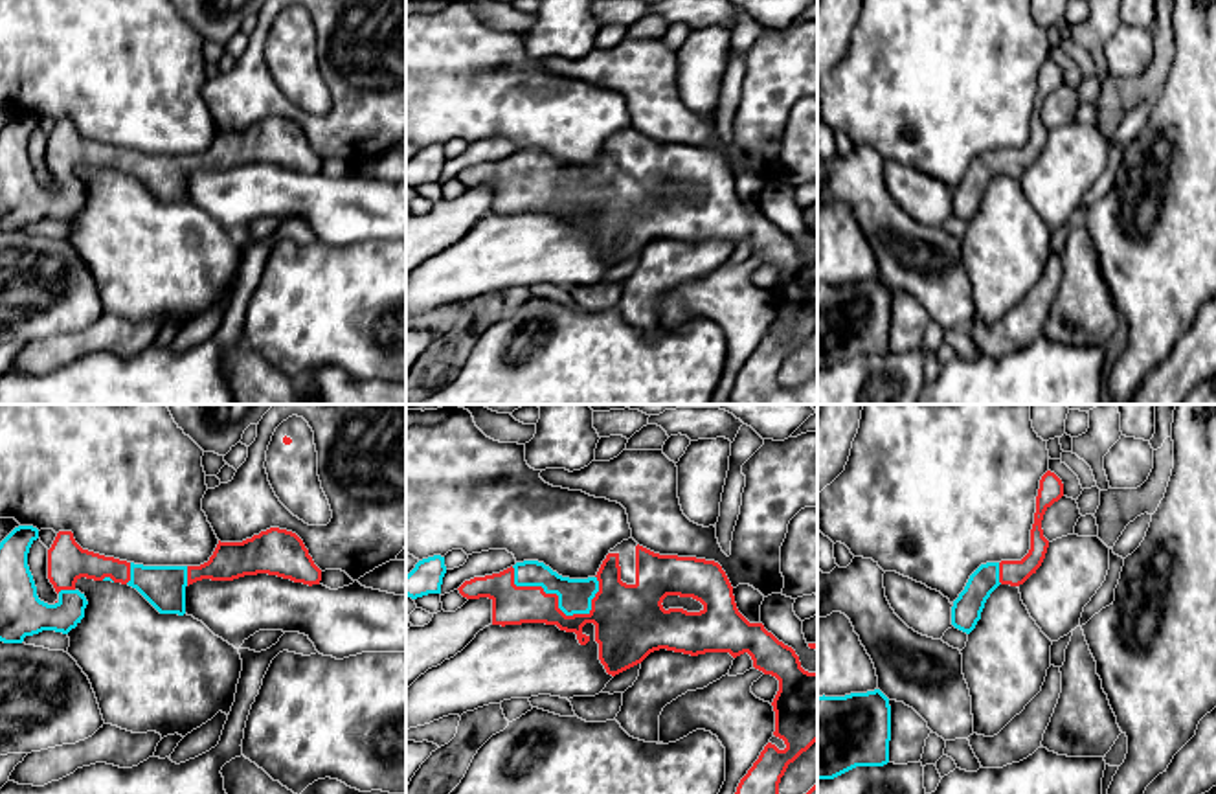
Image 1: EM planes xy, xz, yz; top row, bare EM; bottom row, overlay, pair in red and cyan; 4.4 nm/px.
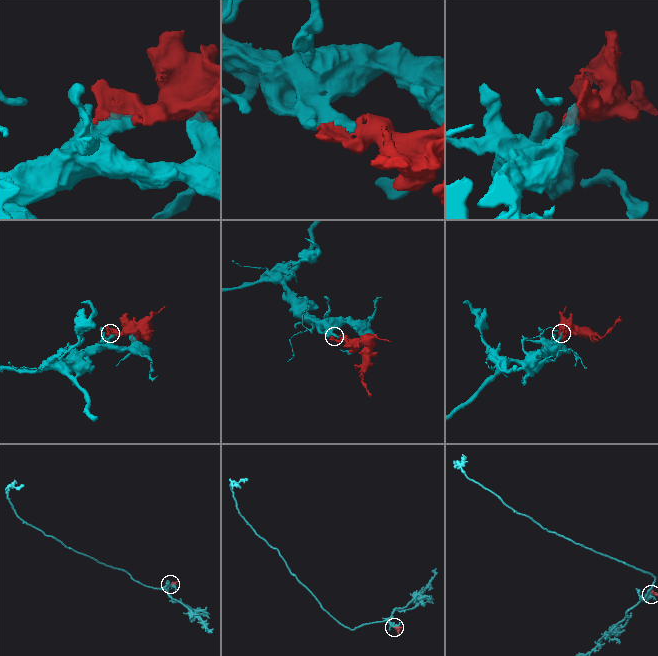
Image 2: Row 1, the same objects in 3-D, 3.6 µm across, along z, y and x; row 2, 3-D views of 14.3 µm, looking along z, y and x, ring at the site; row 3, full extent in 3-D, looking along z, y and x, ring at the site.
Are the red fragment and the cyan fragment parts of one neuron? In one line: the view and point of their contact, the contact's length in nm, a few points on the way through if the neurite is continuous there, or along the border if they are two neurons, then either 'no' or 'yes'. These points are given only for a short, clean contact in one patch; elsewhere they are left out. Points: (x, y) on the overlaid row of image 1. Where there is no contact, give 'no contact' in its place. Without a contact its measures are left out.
meets red in xz at (550, 594); contact 400 nm long; yes

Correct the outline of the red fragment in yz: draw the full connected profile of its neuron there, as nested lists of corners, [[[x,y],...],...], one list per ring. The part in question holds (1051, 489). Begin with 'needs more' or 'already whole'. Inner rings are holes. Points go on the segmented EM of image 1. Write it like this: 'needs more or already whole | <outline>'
needs more | [[[1047,471],[1040,480],[1034,524],[1030,529],[1030,550],[1021,561],[1001,561],[981,564],[968,579],[964,590],[953,601],[951,625],[970,634],[986,599],[999,584],[1019,586],[1041,566],[1049,540],[1043,537],[1041,520],[1045,511],[1064,496],[1062,480]]]

